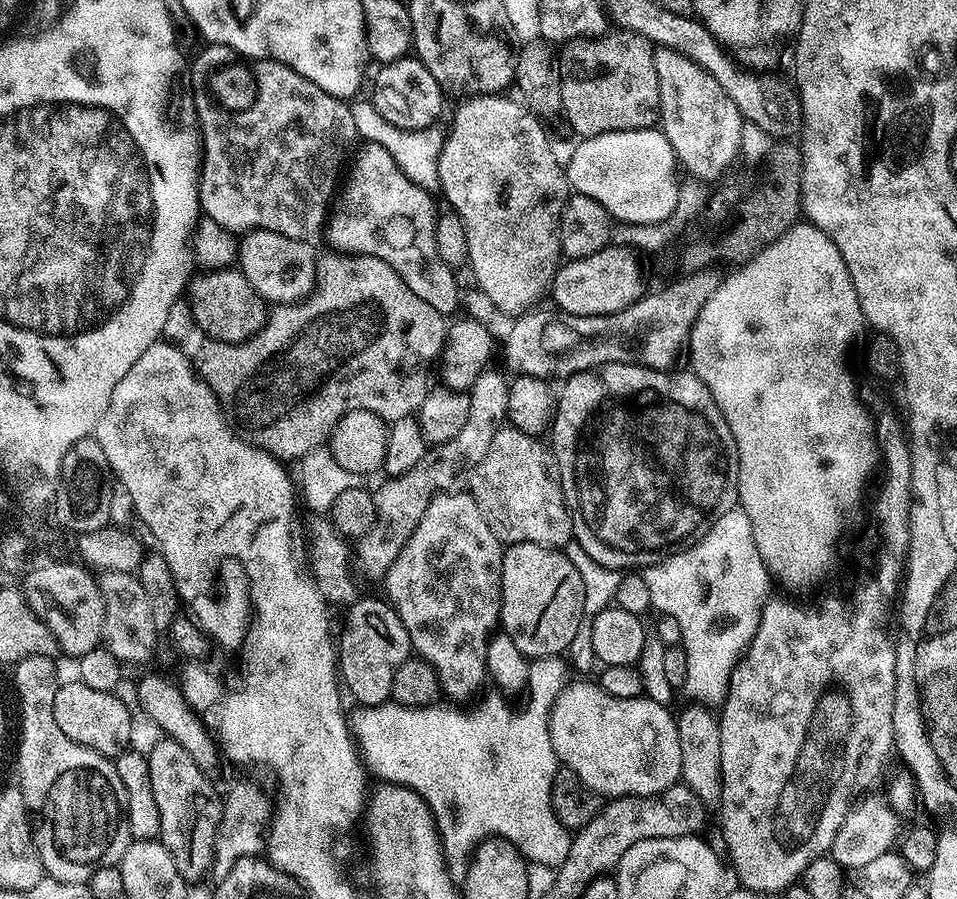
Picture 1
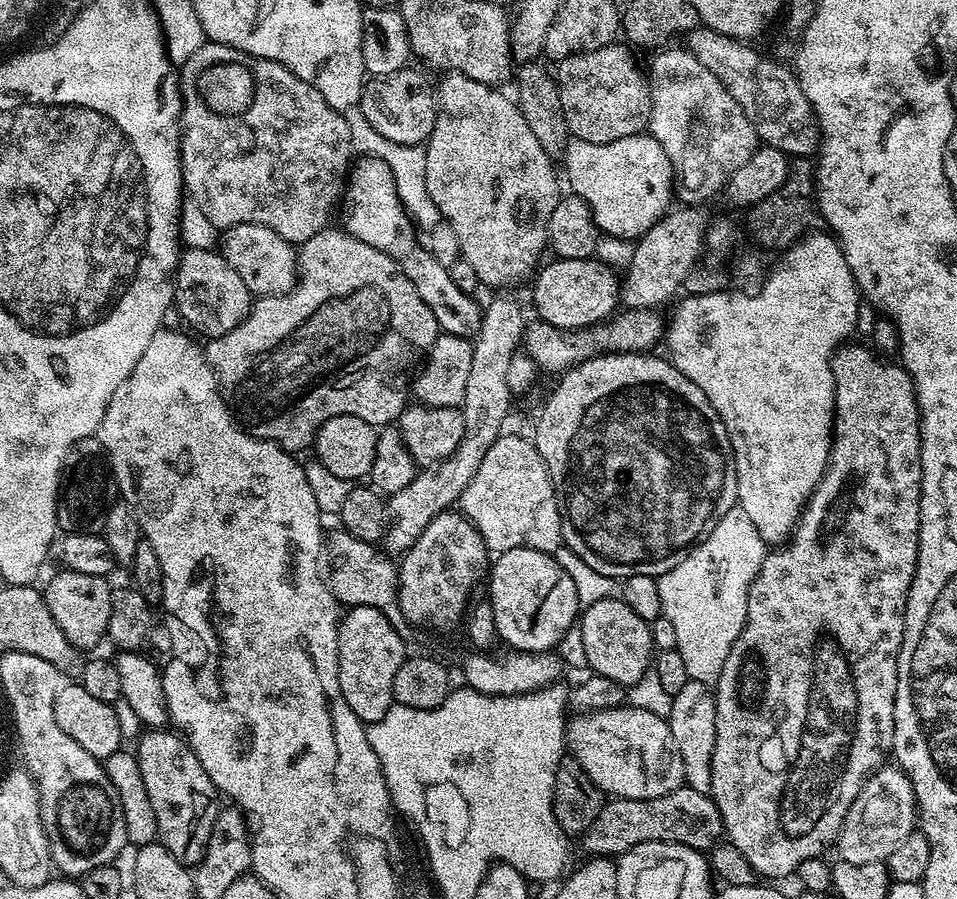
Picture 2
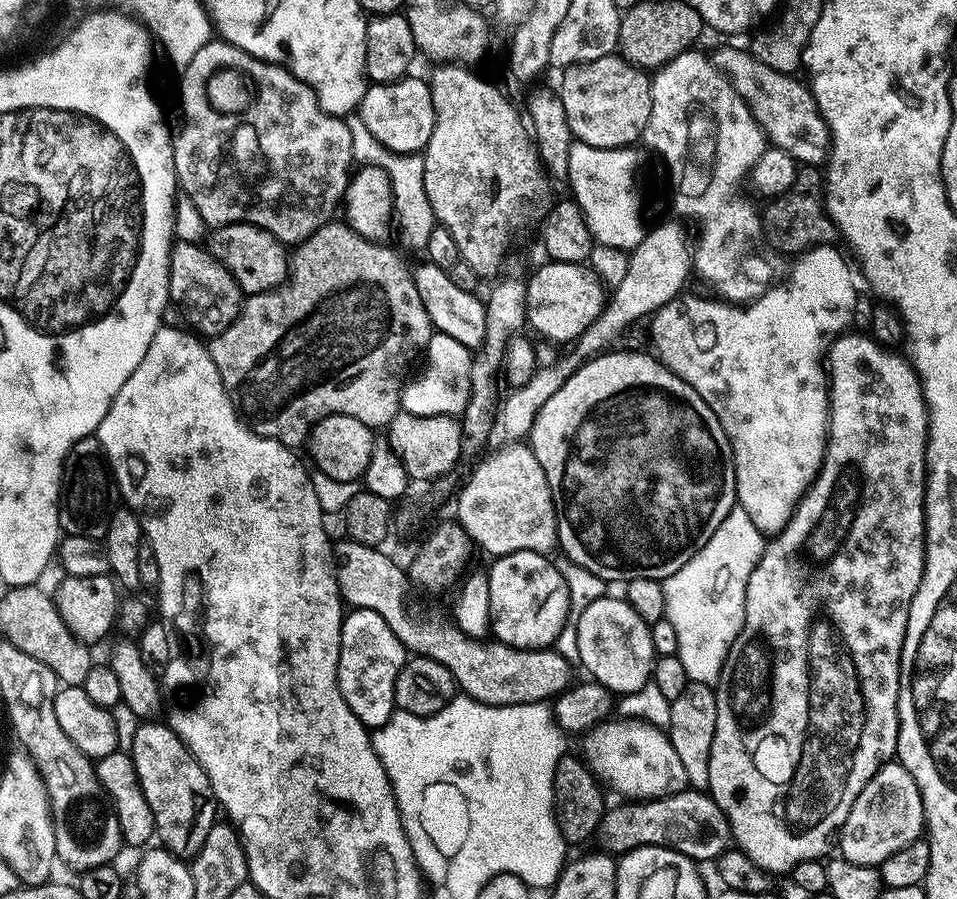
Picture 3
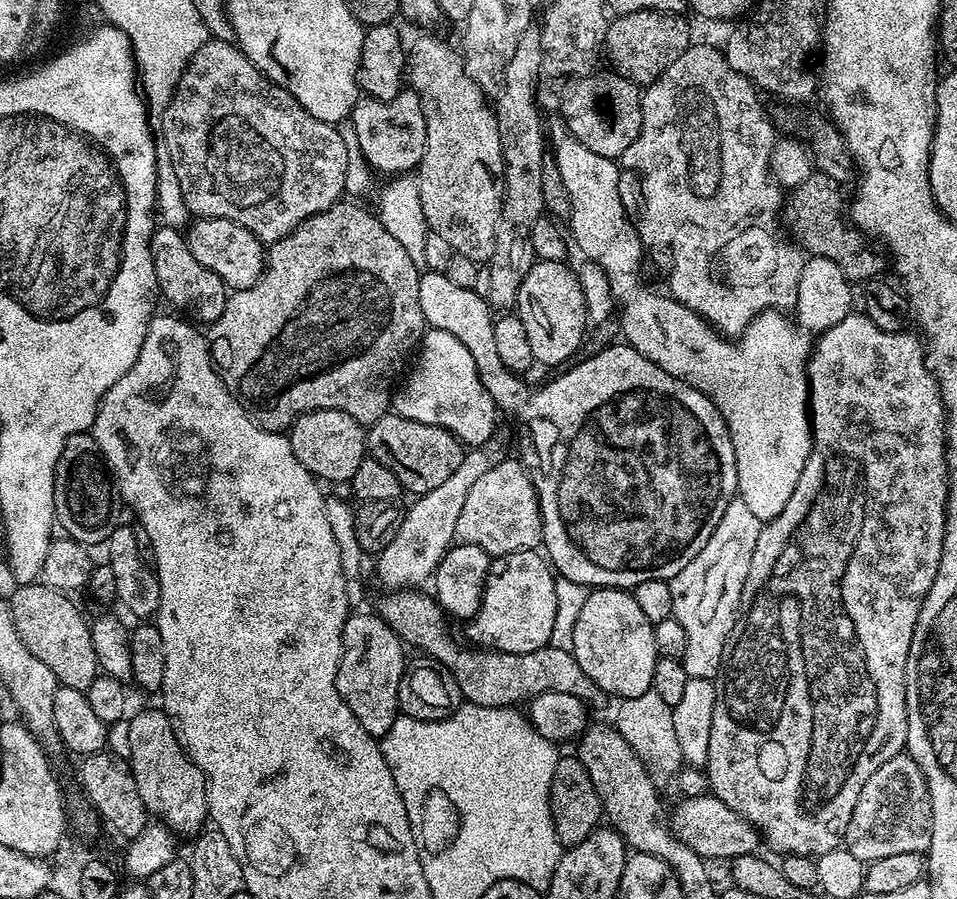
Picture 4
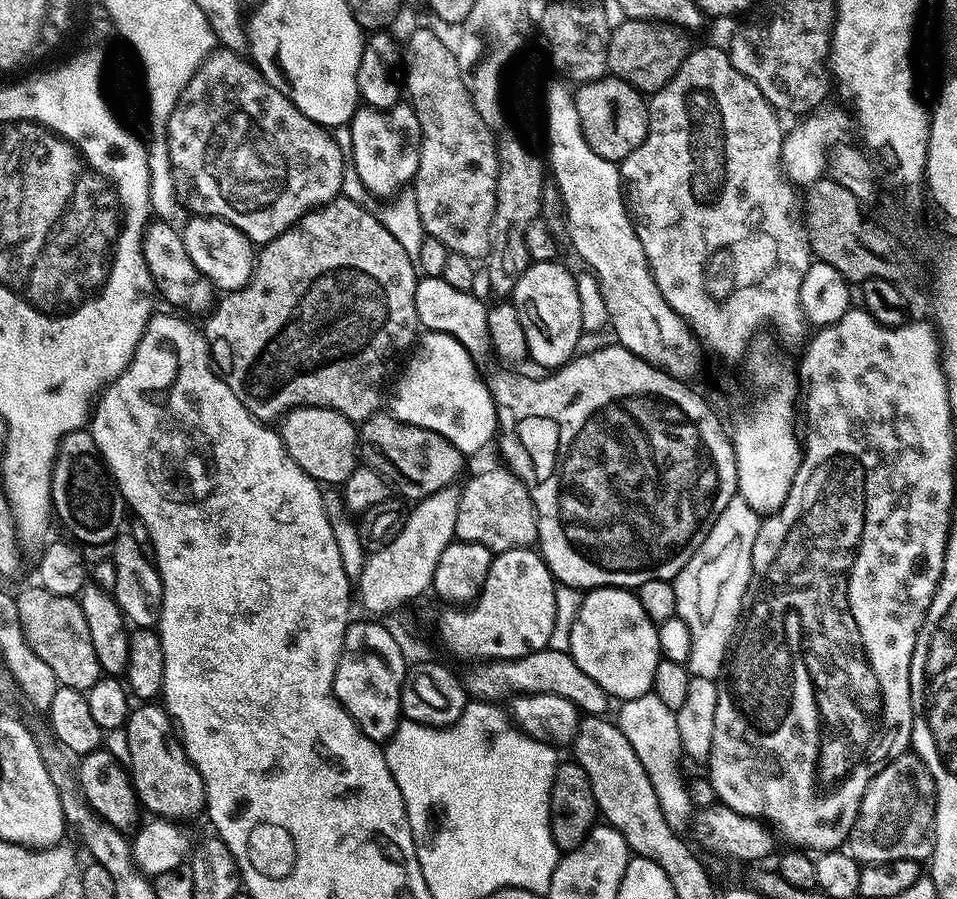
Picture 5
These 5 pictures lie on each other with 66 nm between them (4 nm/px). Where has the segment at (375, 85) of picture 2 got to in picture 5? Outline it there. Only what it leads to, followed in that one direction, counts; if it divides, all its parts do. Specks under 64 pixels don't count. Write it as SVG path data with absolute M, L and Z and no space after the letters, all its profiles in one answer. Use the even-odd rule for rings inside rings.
M401 102L395 108L385 109L357 107L350 121L350 131L350 164L356 168L365 193L392 198L415 181L420 161L420 123L416 111L407 103Z

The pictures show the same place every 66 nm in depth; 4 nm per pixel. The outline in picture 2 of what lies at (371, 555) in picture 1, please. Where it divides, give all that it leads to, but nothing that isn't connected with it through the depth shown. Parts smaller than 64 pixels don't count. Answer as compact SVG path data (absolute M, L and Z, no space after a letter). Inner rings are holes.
M508 294L493 295L490 306L482 310L480 331L476 333L472 345L473 362L462 405L464 437L458 450L454 450L450 458L446 458L431 470L417 471L406 490L398 490L387 497L388 529L384 532L382 544L389 553L407 552L414 546L414 542L418 542L422 530L430 526L433 518L449 511L459 501L466 486L470 486L470 478L478 474L478 466L482 466L486 450L494 446L497 437L505 429L504 419L507 418L508 407L514 400L514 394L506 382L506 374L510 370L510 358L517 355L525 339L526 319L524 320L524 312L520 309L519 302L512 296L504 295Z

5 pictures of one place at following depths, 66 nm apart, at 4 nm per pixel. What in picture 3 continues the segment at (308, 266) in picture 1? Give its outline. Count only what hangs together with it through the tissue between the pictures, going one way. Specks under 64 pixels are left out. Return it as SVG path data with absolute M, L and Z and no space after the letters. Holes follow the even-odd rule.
M222 224L213 227L211 232L207 237L207 252L218 263L228 268L244 294L268 292L272 288L281 287L288 279L289 253L285 245L275 240L266 230L253 224Z

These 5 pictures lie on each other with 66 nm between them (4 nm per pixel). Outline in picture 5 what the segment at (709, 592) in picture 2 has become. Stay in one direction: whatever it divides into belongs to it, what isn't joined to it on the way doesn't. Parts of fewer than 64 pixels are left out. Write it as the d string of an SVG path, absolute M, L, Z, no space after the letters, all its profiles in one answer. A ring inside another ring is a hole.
M737 494L718 514L718 518L710 526L702 546L682 566L682 570L671 581L674 598L677 599L676 615L681 616L690 626L690 658L687 662L687 669L692 676L716 680L725 671L726 657L730 652L730 645L737 635L742 623L742 613L746 608L746 597L750 592L752 582L752 551L754 550L754 538L758 538L760 529L761 513L756 512L746 498Z

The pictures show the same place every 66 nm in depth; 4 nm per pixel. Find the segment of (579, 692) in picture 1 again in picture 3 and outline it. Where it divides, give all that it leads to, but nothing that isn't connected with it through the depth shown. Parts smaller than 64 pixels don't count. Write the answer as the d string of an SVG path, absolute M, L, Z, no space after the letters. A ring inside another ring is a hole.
M615 719L597 724L583 737L583 759L605 785L612 784L614 791L624 795L621 797L636 802L689 791L686 769L671 745L667 731L638 720Z

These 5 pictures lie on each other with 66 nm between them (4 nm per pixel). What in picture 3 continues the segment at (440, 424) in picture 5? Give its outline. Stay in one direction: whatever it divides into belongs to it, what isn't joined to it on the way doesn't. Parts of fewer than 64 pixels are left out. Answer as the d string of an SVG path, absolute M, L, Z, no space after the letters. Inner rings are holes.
M436 332L430 343L424 350L424 359L426 358L422 370L418 376L412 380L409 379L400 395L401 409L405 412L418 414L422 417L432 416L460 416L463 415L465 408L469 404L469 396L472 393L470 384L470 370L472 369L472 352L460 342L454 340L449 335Z

